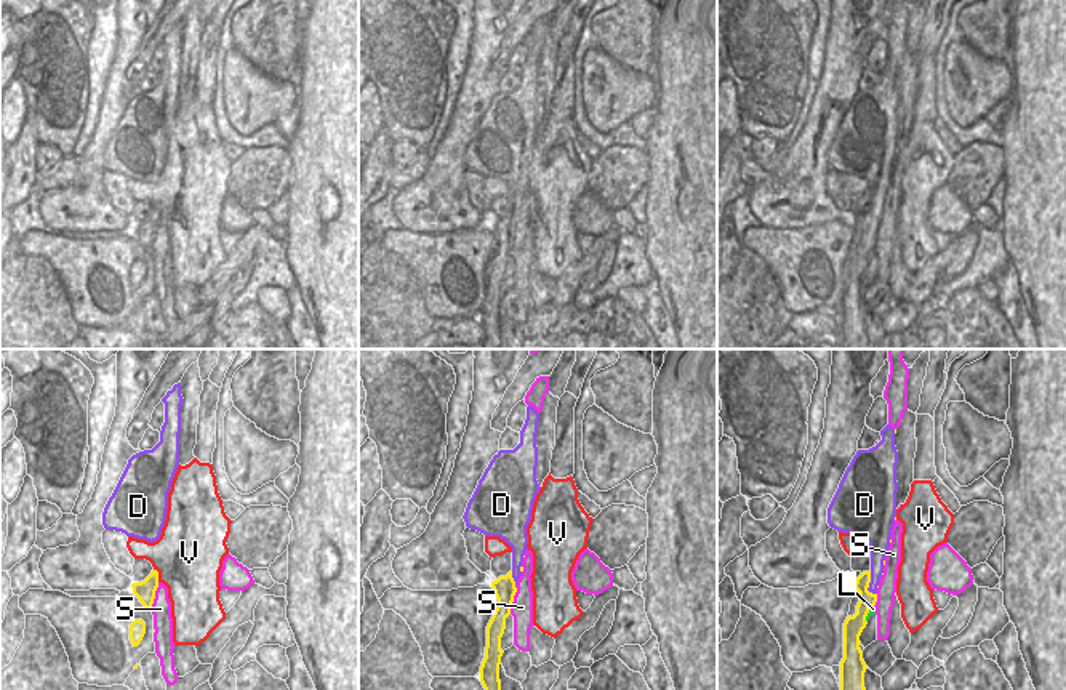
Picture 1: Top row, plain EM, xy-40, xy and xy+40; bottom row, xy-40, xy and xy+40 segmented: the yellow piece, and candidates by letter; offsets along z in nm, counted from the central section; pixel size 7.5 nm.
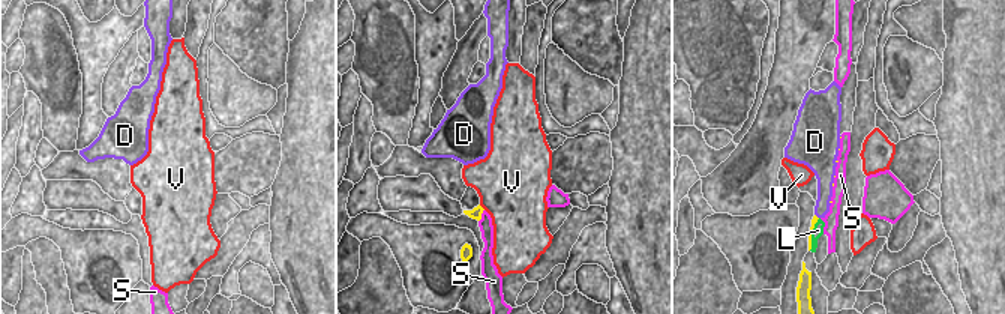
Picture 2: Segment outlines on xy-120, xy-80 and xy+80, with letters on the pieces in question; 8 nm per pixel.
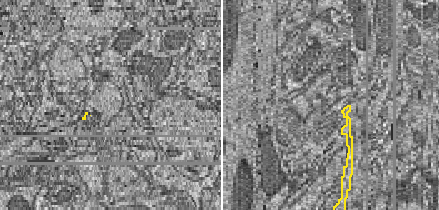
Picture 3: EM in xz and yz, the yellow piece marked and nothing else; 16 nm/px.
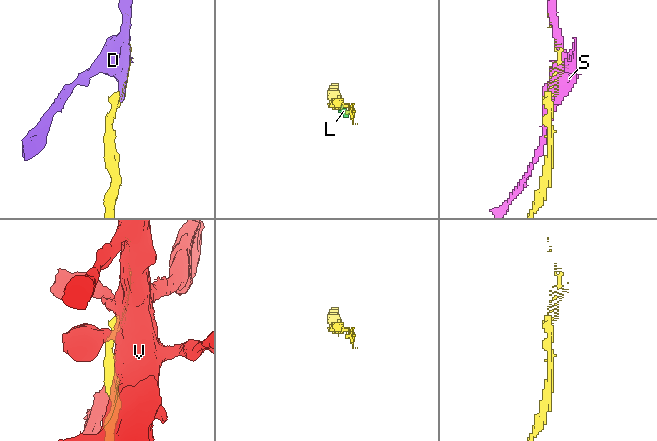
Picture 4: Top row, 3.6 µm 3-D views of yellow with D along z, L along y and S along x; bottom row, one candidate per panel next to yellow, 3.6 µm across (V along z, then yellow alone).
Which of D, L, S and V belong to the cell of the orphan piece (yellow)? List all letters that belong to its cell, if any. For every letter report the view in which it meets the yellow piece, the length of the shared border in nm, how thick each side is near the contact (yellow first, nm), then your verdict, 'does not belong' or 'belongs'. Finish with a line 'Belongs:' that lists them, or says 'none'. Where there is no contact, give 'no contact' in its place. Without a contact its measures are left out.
D: contact in xy+40; length 200 nm; calibres 120 and 120 nm; belongs
L: contact in xy+40; length 140 nm; calibres 150 and 50 nm; does not belong
S: contact in xy; length 240 nm; calibres 170 and 170 nm; does not belong
V: contact in xy-40; length 110 nm; calibres 150 and 480 nm; does not belong
Belongs: D

